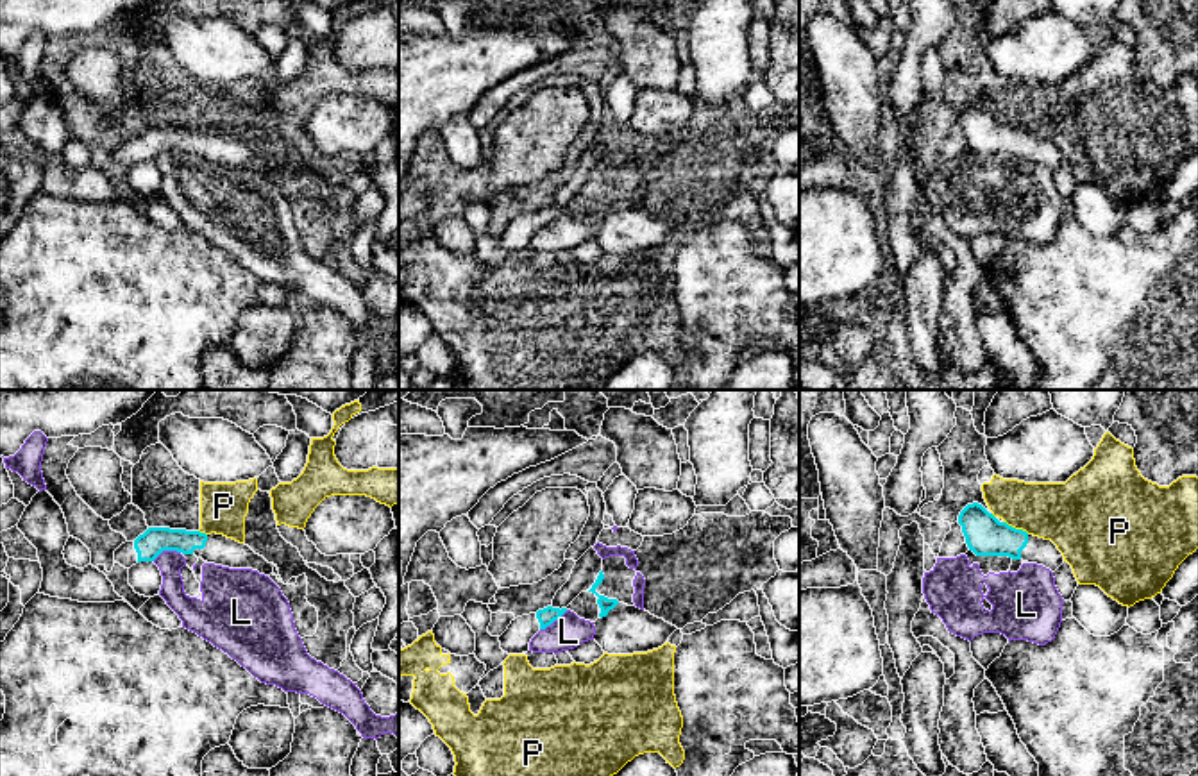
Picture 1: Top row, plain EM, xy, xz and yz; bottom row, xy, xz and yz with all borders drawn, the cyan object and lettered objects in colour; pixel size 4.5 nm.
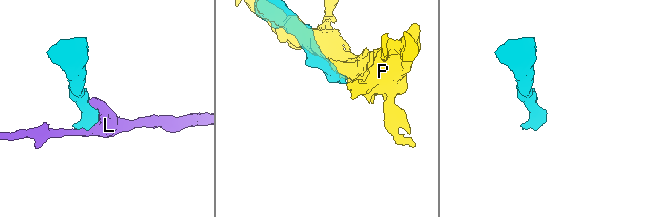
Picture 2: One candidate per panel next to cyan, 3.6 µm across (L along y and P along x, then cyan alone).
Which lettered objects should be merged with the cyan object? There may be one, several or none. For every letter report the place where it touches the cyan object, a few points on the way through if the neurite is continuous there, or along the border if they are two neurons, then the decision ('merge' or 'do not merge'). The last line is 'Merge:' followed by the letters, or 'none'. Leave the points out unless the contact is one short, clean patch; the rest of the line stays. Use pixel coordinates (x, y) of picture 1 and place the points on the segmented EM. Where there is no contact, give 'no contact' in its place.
L: xy (165, 549) | along xy (179, 551), (161, 551), (152, 560) | do not merge
P: yz (1014, 528) | along yz (1003, 521), (1029, 533) | do not merge
Merge: none

